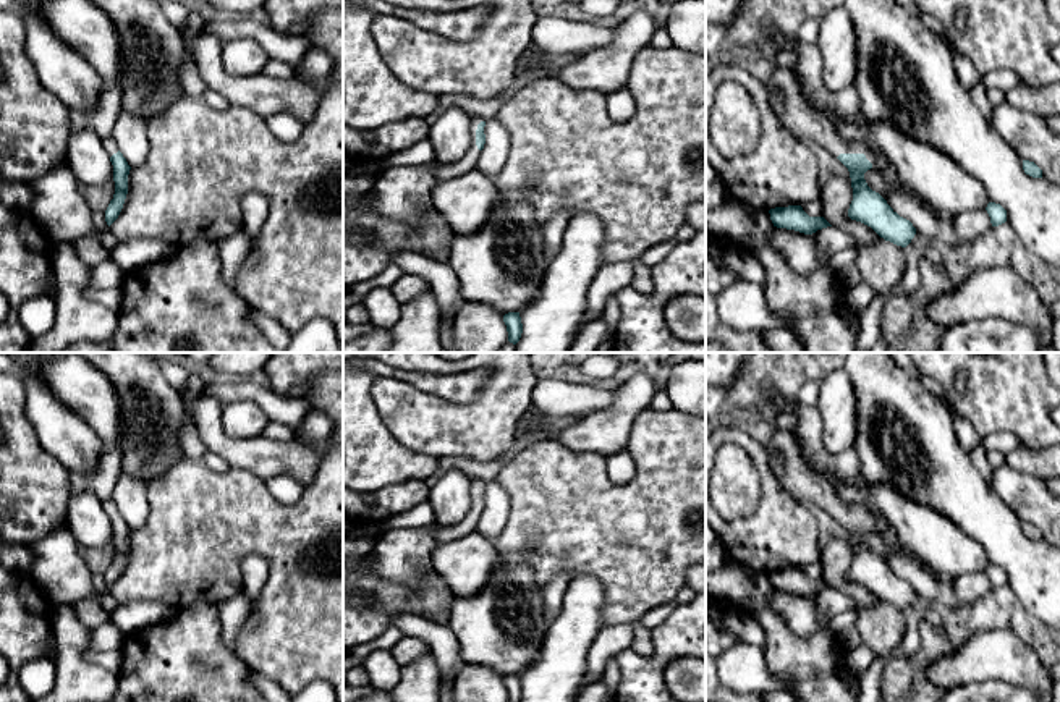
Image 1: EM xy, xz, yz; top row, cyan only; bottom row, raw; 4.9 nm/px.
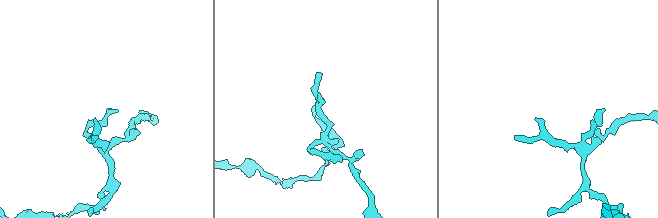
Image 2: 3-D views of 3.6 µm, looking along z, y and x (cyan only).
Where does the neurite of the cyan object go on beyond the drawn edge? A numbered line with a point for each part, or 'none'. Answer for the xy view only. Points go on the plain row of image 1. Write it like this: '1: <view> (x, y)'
1: xy (109, 505)

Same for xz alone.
1: xz (442, 534)

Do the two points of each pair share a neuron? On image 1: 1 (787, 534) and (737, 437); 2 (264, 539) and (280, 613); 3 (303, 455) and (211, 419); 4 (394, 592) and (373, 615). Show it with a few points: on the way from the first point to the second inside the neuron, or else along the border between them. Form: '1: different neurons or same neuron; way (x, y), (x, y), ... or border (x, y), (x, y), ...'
1: same neuron; way (777, 510), (761, 458)
2: same neuron; way (280, 557), (280, 596)
3: same neuron; way (279, 455), (240, 453), (227, 444)
4: same neuron; way (389, 597), (377, 610)

